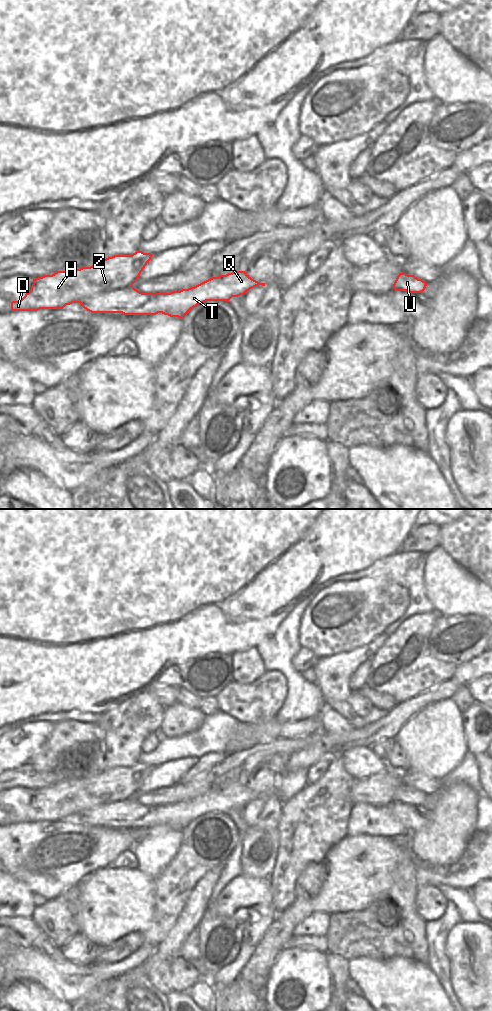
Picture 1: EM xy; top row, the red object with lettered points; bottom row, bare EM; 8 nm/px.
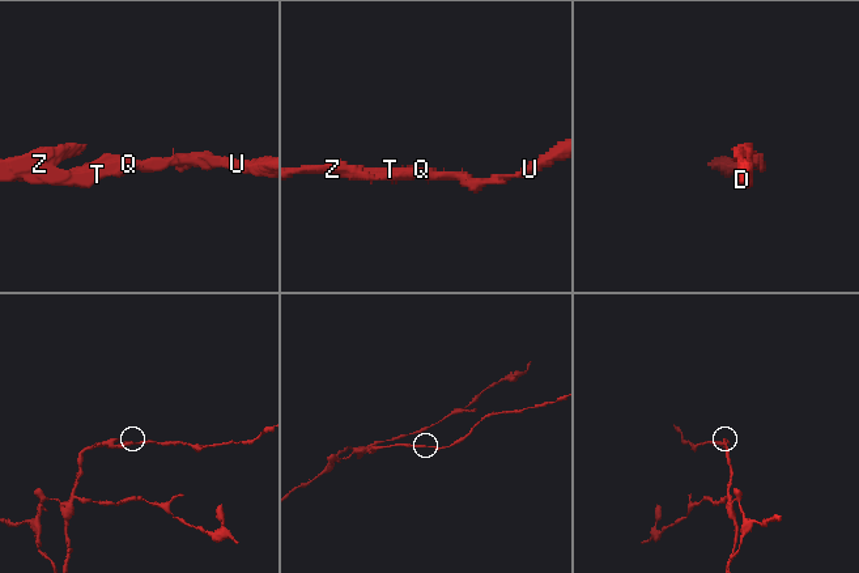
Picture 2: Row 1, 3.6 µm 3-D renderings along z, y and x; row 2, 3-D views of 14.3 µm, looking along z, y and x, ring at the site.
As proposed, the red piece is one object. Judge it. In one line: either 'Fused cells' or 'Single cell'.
Fused cells.

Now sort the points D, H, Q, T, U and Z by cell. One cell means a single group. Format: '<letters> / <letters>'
D H Z / Q T U

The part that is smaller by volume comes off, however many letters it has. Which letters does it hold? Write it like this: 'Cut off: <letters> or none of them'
Cut off: Q, T, U.

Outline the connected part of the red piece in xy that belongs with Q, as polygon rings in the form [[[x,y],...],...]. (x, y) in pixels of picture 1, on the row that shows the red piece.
[[[234,271],[226,275],[212,277],[194,287],[155,293],[147,302],[149,315],[162,313],[183,319],[194,307],[206,301],[226,301],[244,295],[250,289],[262,285],[252,279],[245,271]]]

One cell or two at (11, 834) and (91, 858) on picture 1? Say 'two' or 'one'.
one

